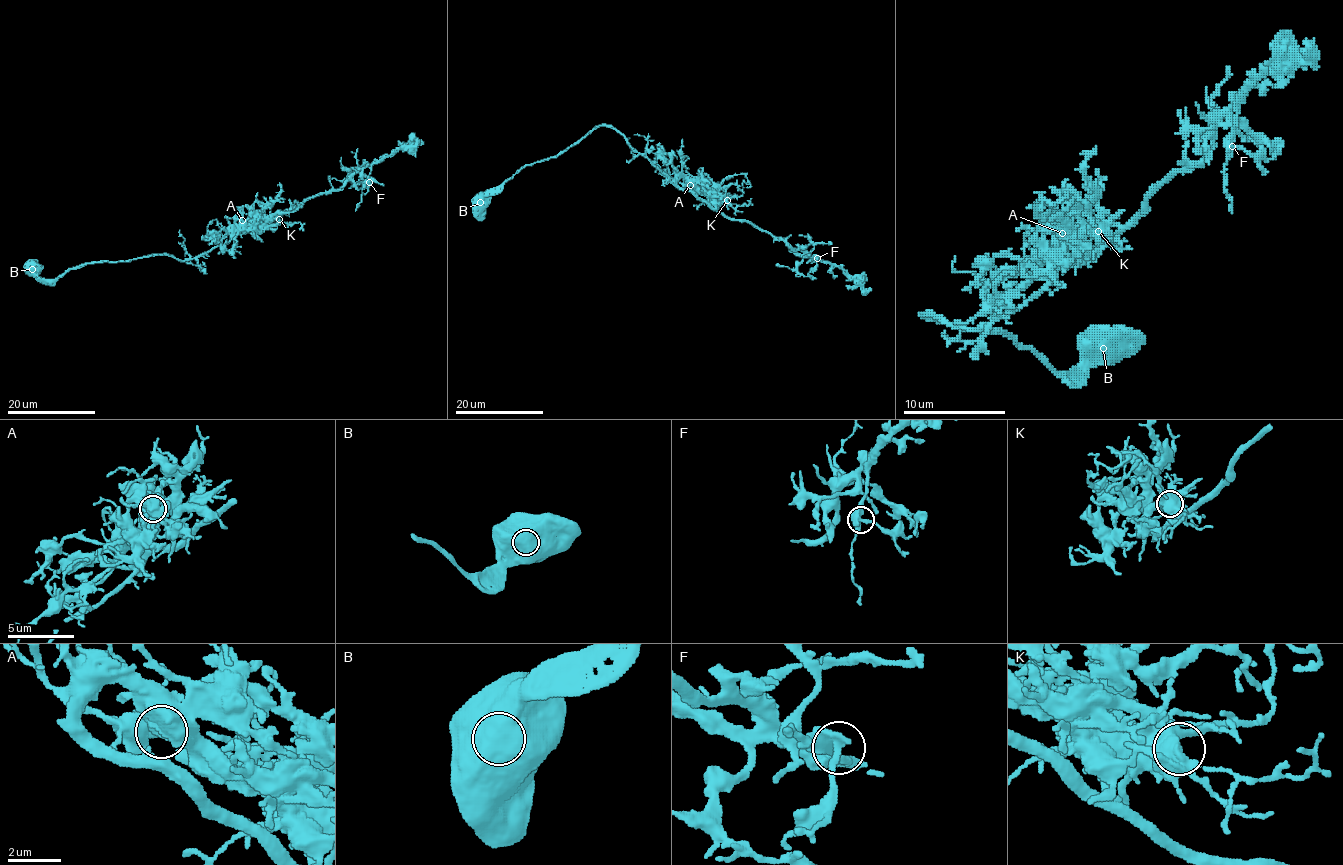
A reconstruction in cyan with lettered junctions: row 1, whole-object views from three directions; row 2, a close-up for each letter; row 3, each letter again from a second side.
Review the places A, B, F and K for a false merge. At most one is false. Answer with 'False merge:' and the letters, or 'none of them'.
False merge: none of them

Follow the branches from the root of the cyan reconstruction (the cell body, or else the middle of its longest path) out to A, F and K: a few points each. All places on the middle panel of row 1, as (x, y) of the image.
A: (480, 203), (488, 192), (526, 165), (556, 158), (600, 126), (612, 126), (670, 178), (684, 177), (690, 185)
F: (480, 203), (526, 165), (556, 158), (598, 127), (612, 126), (678, 186), (726, 216), (749, 221), (817, 258)
K: (480, 203), (526, 165), (556, 158), (600, 126), (615, 128), (670, 178), (689, 177), (712, 197), (727, 200)

